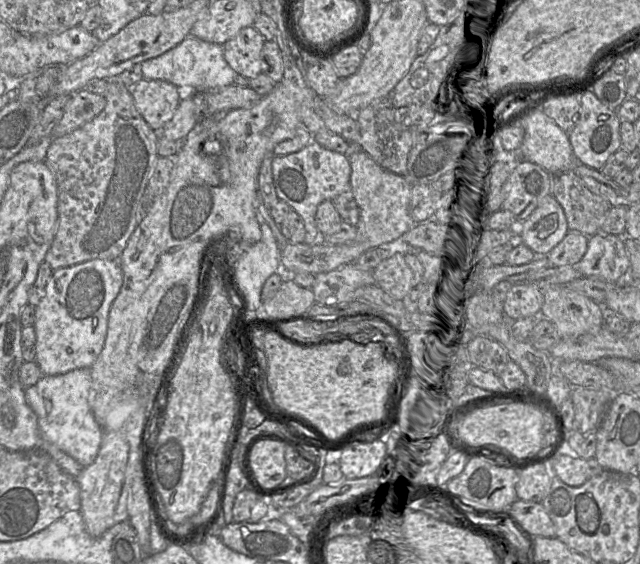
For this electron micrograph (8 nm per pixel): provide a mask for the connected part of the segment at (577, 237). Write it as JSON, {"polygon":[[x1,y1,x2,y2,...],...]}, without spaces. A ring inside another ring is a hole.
{"polygon":[[570,230,546,256,554,266,575,266,587,251,588,239,585,234]]}

